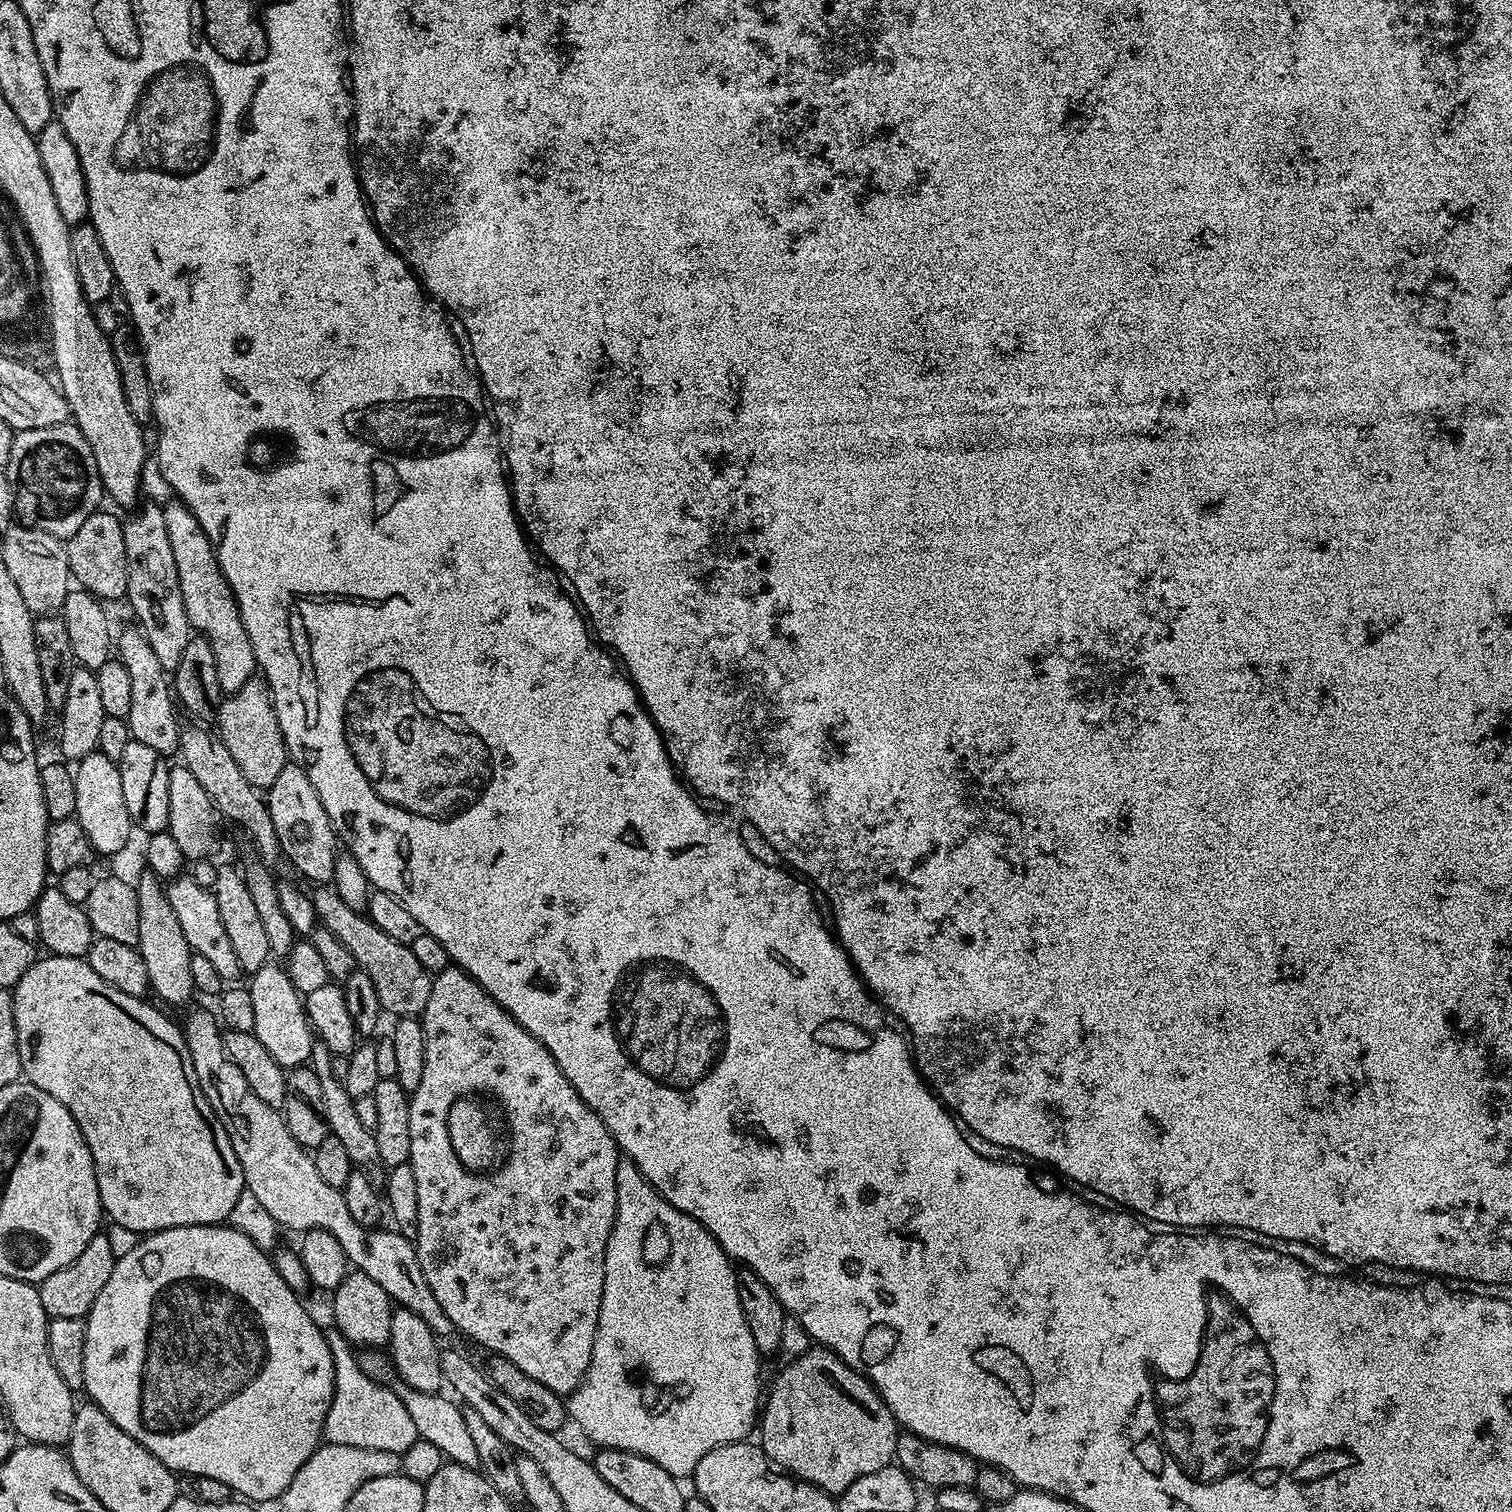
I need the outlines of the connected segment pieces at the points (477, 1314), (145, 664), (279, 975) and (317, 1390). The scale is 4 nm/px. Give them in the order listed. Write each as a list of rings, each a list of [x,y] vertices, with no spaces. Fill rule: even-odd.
[[[449,966],[435,973],[432,976],[430,1002],[426,1002],[422,1013],[422,1023],[424,1033],[426,1034],[426,1067],[422,1070],[422,1082],[418,1082],[418,1090],[410,1093],[408,1101],[410,1106],[410,1158],[408,1159],[408,1164],[414,1170],[414,1182],[418,1182],[418,1230],[414,1237],[414,1243],[416,1253],[418,1254],[418,1262],[422,1266],[422,1274],[426,1274],[426,1282],[430,1286],[434,1298],[438,1298],[438,1306],[442,1306],[442,1310],[450,1318],[453,1329],[457,1333],[461,1332],[462,1335],[469,1336],[474,1343],[481,1344],[484,1348],[489,1348],[489,1353],[510,1358],[510,1362],[514,1362],[514,1366],[518,1366],[518,1370],[526,1370],[526,1374],[530,1374],[530,1378],[534,1378],[538,1382],[542,1382],[542,1386],[550,1386],[550,1390],[561,1394],[570,1394],[584,1380],[586,1370],[590,1366],[590,1354],[594,1350],[594,1338],[596,1337],[598,1314],[602,1306],[602,1290],[604,1289],[606,1242],[610,1238],[610,1230],[616,1221],[616,1171],[618,1170],[618,1162],[622,1158],[622,1153],[616,1147],[616,1140],[610,1134],[610,1130],[606,1130],[602,1118],[598,1118],[598,1114],[594,1114],[594,1110],[590,1106],[586,1106],[586,1102],[580,1097],[578,1090],[574,1090],[574,1086],[570,1086],[566,1074],[562,1074],[562,1070],[558,1066],[556,1059],[550,1054],[550,1050],[546,1050],[546,1046],[542,1042],[538,1042],[538,1038],[534,1038],[534,1034],[530,1034],[525,1030],[509,1012],[505,1012],[501,1004],[494,1002],[494,998],[490,994],[486,994],[486,990],[482,990],[482,986],[473,976],[469,976],[468,973],[455,966]],[[475,1092],[485,1092],[486,1095],[493,1096],[500,1103],[500,1108],[504,1111],[505,1118],[508,1119],[508,1132],[512,1135],[512,1153],[509,1154],[508,1161],[504,1165],[501,1163],[499,1167],[489,1171],[487,1174],[481,1174],[479,1171],[464,1168],[462,1162],[455,1156],[455,1152],[451,1148],[450,1134],[447,1130],[447,1116],[450,1114],[451,1107],[454,1106],[456,1100],[464,1097],[475,1097],[478,1094]]]
[[[131,627],[121,636],[119,633],[114,644],[118,659],[130,673],[130,714],[126,718],[128,730],[132,733],[133,740],[143,742],[144,745],[158,750],[161,754],[175,753],[180,746],[181,725],[176,724],[178,708],[174,703],[174,692],[170,687],[169,677],[166,675],[162,662],[158,662],[158,654],[154,654],[150,642],[146,642],[143,632],[139,627]]]
[[[269,962],[263,964],[257,972],[251,973],[246,987],[254,1006],[254,1035],[266,1050],[270,1050],[270,1058],[278,1062],[284,1069],[298,1068],[307,1065],[312,1058],[312,1041],[314,1033],[312,1023],[304,1009],[304,1001],[299,990],[290,982],[287,967]]]
[[[227,1223],[178,1226],[145,1235],[130,1254],[117,1259],[110,1282],[102,1286],[102,1294],[94,1298],[94,1306],[86,1317],[83,1391],[88,1392],[91,1403],[112,1419],[114,1426],[126,1430],[130,1438],[146,1446],[171,1472],[218,1478],[218,1482],[226,1482],[229,1490],[248,1502],[280,1500],[299,1468],[321,1446],[324,1419],[334,1394],[334,1358],[330,1346],[321,1325],[312,1321],[299,1298],[298,1292],[286,1284],[276,1269],[273,1257]]]

